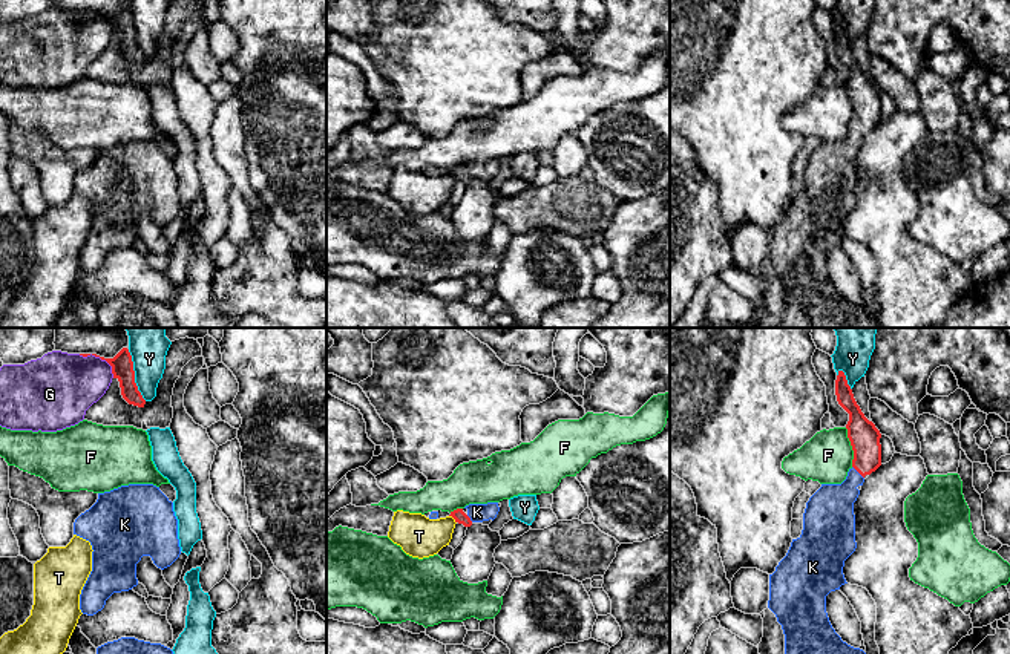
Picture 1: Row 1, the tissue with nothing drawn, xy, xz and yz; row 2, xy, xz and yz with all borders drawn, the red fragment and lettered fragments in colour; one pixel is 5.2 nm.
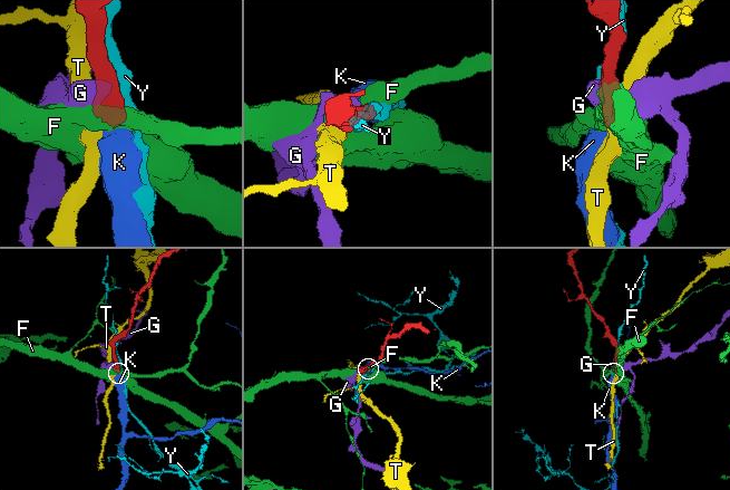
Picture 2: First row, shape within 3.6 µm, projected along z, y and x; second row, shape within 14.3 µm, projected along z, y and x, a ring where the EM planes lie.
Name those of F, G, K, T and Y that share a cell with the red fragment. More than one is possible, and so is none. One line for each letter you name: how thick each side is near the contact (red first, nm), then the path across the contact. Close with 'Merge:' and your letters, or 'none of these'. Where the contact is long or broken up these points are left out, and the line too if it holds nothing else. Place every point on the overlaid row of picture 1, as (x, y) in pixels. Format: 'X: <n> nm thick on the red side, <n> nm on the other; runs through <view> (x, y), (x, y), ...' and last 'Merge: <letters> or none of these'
K: 160 nm thick on the red side, 240 nm on the other; runs through yz (865, 438), (865, 463), (857, 470), (848, 490), (831, 509)
Merge: K

